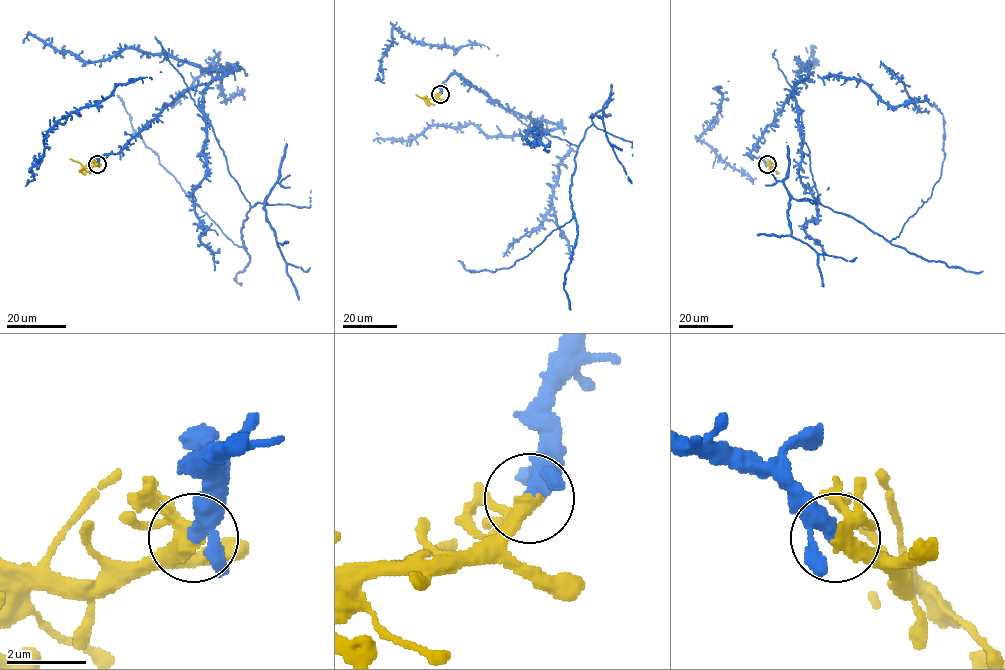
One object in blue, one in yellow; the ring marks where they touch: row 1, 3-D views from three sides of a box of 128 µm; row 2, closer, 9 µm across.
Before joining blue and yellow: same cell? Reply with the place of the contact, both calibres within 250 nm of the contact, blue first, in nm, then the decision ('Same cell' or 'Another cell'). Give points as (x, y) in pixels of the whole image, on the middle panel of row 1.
Place: (440, 94). Thickness 320 nm (blue) against 280 nm. Same cell

